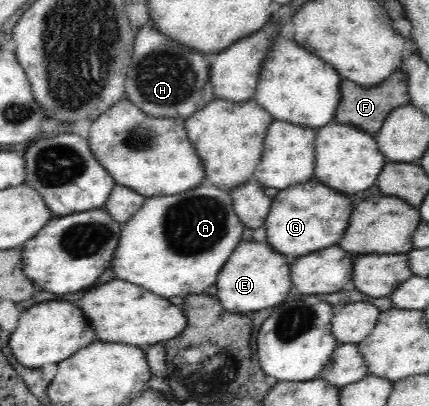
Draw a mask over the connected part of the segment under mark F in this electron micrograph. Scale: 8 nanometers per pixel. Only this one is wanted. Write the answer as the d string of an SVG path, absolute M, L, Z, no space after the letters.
M401 70L393 72L389 78L385 78L383 82L372 87L362 87L360 84L343 80L339 91L341 91L341 100L337 106L334 122L352 125L371 136L375 136L379 132L385 118L393 109L410 104L407 78Z

